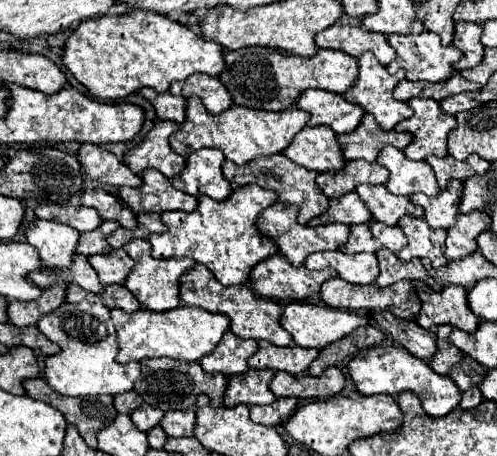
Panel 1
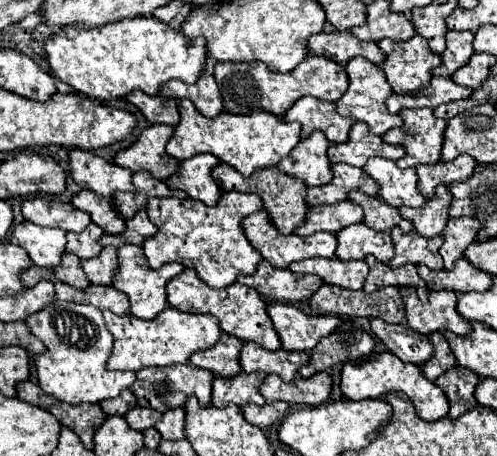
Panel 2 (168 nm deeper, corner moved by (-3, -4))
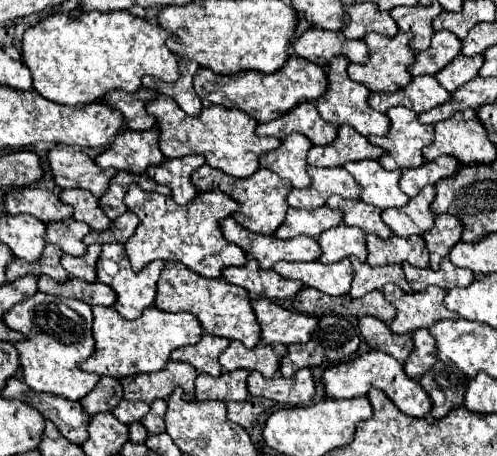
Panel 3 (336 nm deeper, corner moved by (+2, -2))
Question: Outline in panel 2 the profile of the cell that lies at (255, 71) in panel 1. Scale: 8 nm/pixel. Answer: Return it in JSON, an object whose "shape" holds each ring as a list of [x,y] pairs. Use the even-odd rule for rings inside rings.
{"shape":[[[307,55],[305,61],[289,73],[273,73],[261,61],[251,61],[251,63],[217,63],[213,75],[223,95],[225,111],[239,115],[247,115],[253,111],[267,111],[275,113],[277,117],[283,117],[293,107],[293,103],[303,95],[337,101],[347,91],[345,67],[339,65],[337,61],[315,55]]]}

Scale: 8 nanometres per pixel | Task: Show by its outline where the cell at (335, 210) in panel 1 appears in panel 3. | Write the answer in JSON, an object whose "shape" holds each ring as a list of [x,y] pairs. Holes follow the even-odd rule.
{"shape":[[[318,207],[312,211],[288,209],[286,219],[274,231],[274,235],[278,239],[292,239],[298,235],[318,237],[326,229],[338,227],[340,223],[342,223],[342,211],[338,211],[338,209],[328,209],[328,207]]]}

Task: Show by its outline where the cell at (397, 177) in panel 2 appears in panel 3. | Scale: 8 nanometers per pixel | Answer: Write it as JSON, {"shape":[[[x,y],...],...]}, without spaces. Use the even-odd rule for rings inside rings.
{"shape":[[[350,161],[344,169],[360,185],[360,201],[380,209],[402,207],[408,203],[408,197],[398,189],[400,171],[386,171],[378,161]]]}

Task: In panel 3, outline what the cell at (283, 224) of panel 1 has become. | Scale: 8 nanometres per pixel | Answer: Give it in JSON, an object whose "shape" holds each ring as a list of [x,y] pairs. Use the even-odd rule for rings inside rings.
{"shape":[[[232,217],[222,219],[220,231],[226,241],[242,247],[248,257],[254,257],[262,269],[272,269],[278,261],[316,261],[320,257],[320,245],[312,237],[294,237],[288,241],[276,239],[274,235],[252,233]]]}

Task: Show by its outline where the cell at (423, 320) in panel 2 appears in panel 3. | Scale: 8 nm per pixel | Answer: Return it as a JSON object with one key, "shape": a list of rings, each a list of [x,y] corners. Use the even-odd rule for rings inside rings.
{"shape":[[[388,283],[382,287],[382,293],[388,303],[396,307],[396,317],[390,323],[390,331],[394,333],[410,333],[420,327],[430,327],[438,319],[452,319],[456,321],[458,315],[454,311],[448,311],[442,305],[444,299],[444,289],[438,287],[428,287],[422,293],[404,293],[398,285]]]}

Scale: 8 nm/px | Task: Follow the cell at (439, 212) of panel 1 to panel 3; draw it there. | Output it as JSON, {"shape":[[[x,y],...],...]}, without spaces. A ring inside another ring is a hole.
{"shape":[[[426,185],[404,207],[384,209],[382,221],[390,227],[394,235],[400,235],[400,237],[422,235],[434,225],[434,213],[430,211],[430,203],[434,195],[436,195],[436,189],[432,185]]]}

